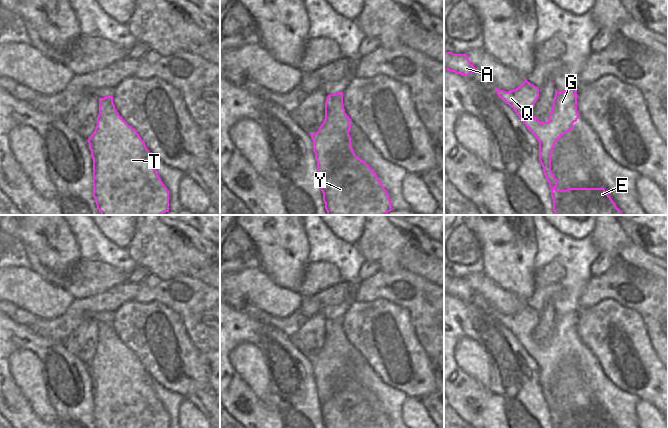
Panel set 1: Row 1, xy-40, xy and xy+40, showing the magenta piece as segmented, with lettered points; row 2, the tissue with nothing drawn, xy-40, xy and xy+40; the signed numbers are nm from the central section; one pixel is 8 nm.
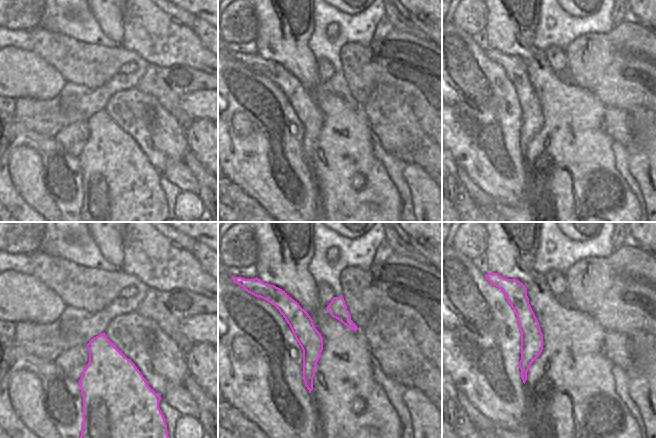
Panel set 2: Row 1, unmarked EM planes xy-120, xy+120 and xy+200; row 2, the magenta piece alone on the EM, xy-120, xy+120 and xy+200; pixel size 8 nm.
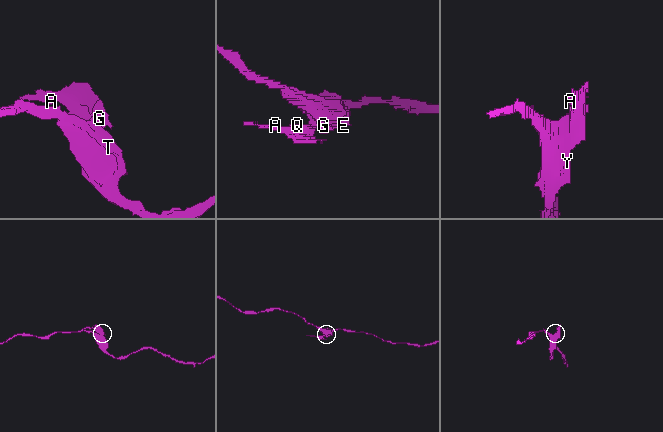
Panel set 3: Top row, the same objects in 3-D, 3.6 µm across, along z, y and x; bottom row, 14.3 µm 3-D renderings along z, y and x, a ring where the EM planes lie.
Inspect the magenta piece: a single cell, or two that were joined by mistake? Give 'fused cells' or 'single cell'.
fused cells

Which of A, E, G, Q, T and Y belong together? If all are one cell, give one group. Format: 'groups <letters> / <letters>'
groups A Q / E G T Y

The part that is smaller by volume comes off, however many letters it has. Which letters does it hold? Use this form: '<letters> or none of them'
A, Q

